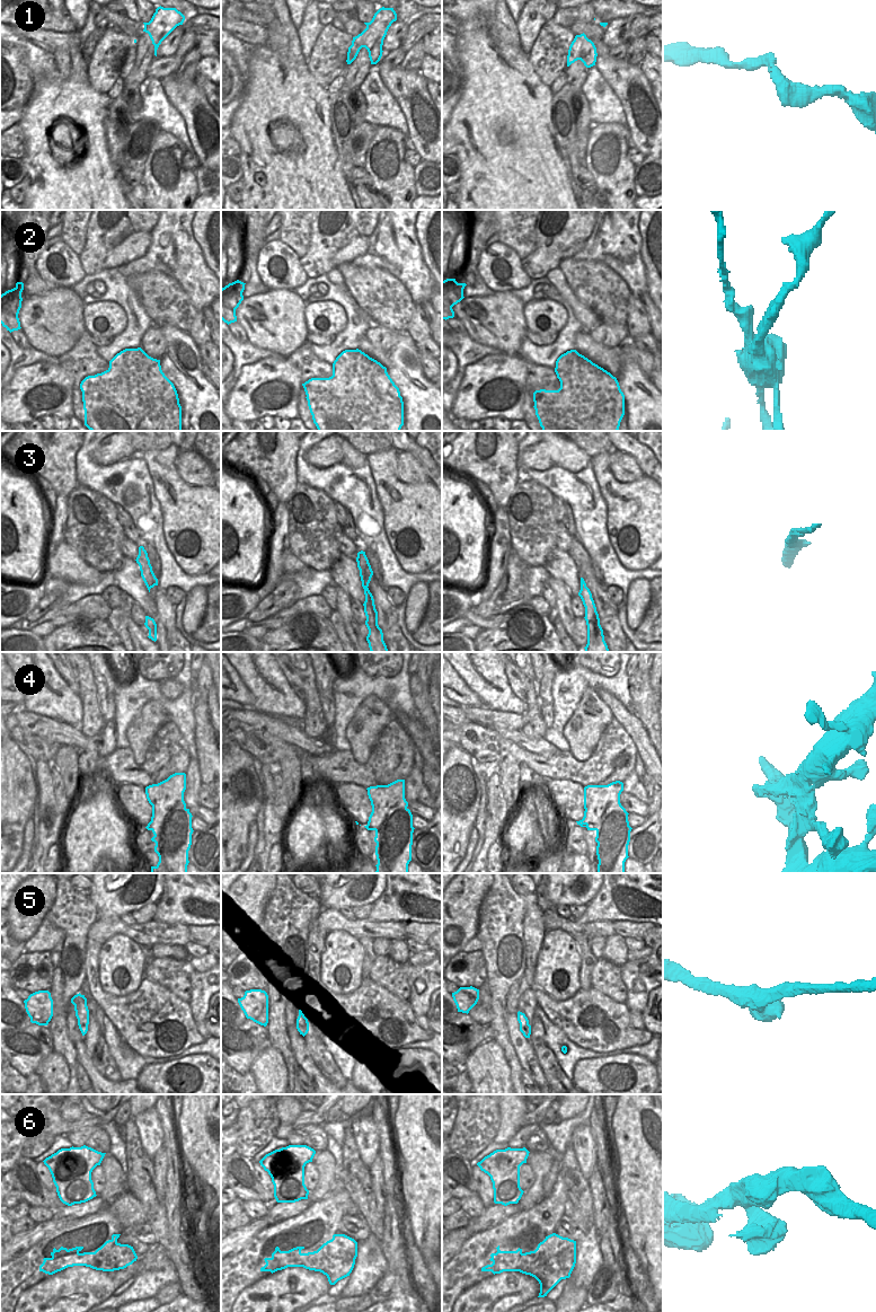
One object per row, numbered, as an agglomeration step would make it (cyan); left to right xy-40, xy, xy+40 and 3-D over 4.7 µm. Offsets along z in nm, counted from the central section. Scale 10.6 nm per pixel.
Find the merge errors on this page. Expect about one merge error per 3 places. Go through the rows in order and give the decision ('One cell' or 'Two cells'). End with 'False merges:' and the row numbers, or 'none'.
1: One cell
2: Two cells
3: One cell
4: Two cells
5: One cell
6: One cell
False merges: 2, 4

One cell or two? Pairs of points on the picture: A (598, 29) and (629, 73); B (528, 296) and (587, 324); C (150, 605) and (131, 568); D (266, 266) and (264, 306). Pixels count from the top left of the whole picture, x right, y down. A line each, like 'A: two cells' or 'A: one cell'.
A: one cell
B: two cells
C: one cell
D: two cells

